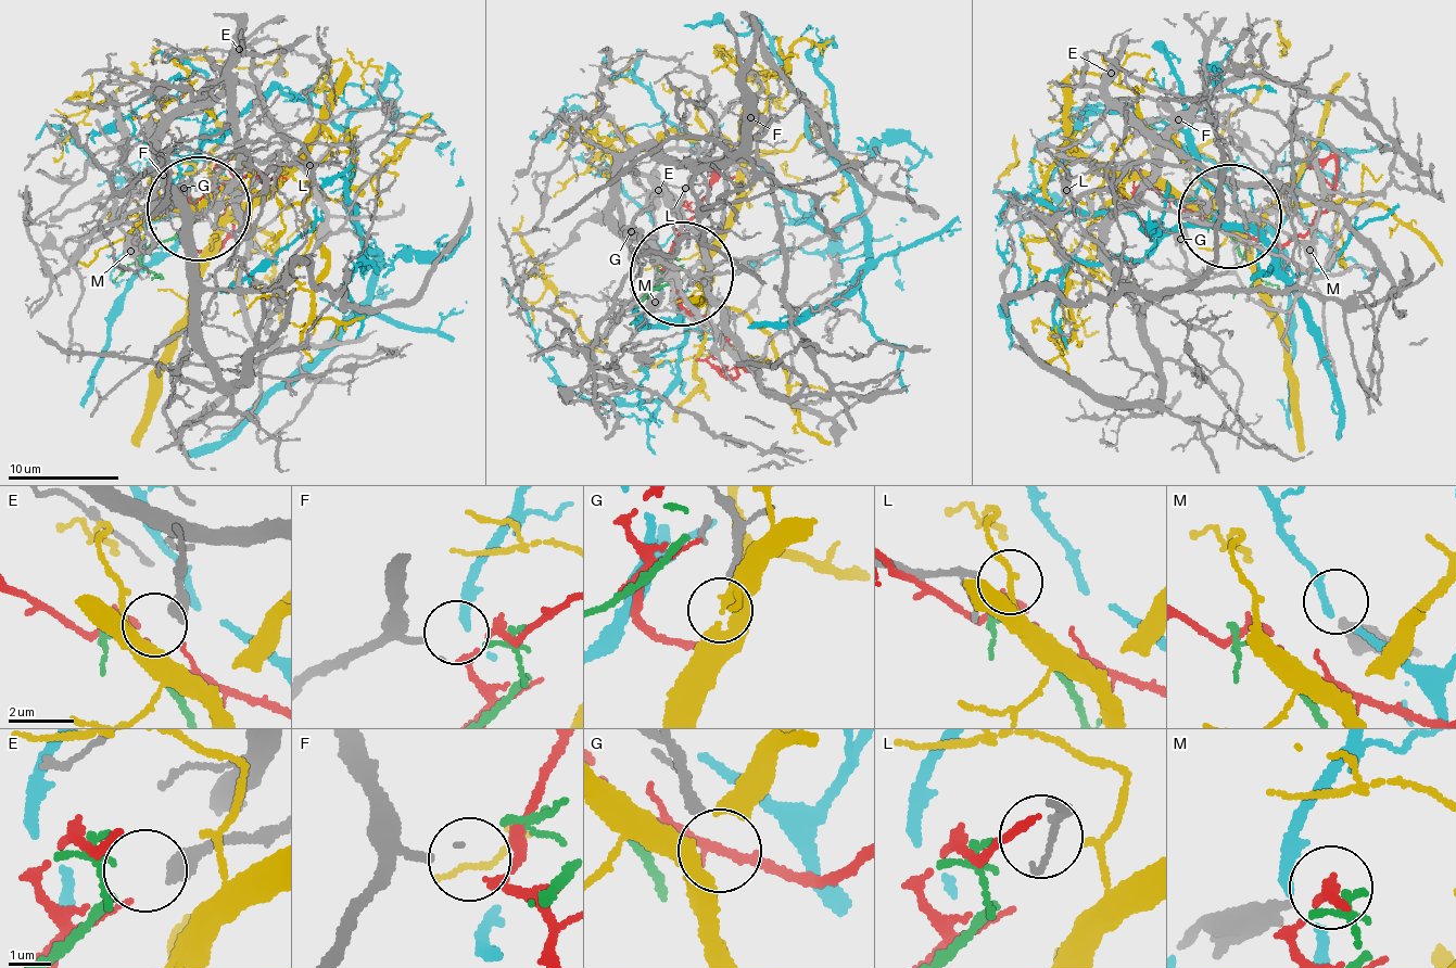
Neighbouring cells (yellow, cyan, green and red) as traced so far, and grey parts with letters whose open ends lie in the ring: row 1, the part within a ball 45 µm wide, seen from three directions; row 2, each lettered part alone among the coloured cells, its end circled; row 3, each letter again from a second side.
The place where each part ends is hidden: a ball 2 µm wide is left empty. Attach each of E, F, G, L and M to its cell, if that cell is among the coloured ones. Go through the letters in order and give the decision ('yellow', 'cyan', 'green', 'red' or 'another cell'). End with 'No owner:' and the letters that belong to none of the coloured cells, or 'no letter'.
E: green
F: red
G: another cell
L: another cell
M: another cell
No owner: G, L, M

